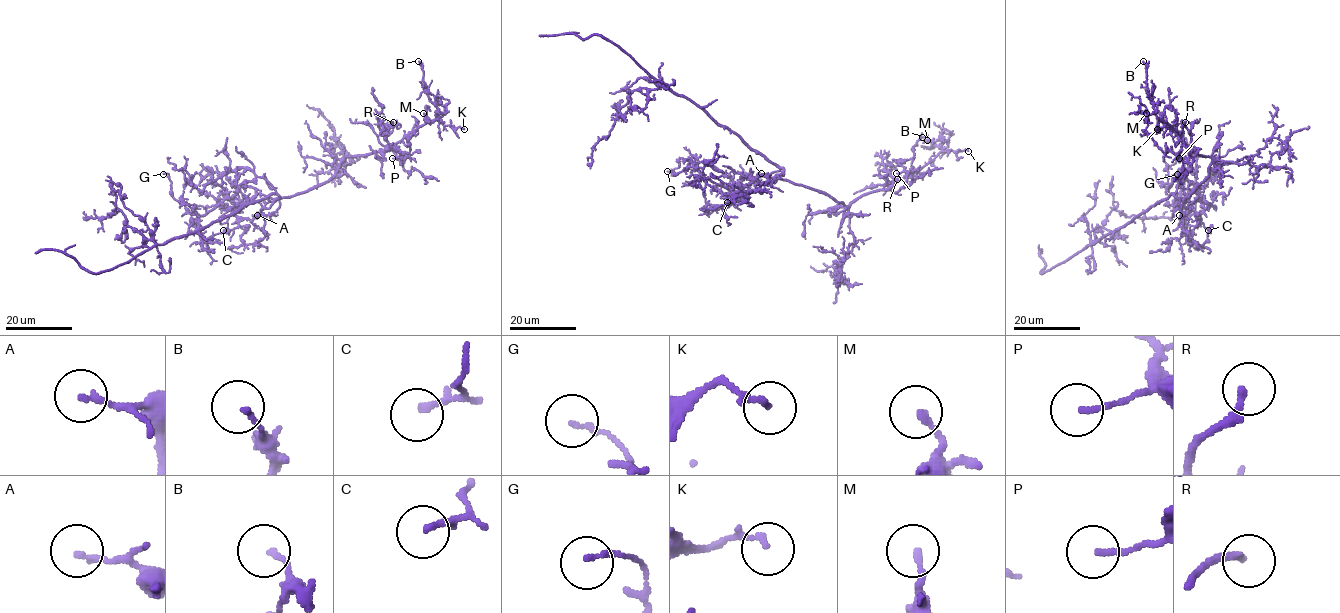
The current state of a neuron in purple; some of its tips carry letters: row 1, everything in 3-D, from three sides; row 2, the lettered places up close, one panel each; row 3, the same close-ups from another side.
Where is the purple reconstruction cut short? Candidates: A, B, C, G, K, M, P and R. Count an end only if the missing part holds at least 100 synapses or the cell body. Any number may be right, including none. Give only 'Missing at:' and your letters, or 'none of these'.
Missing at: none of these

